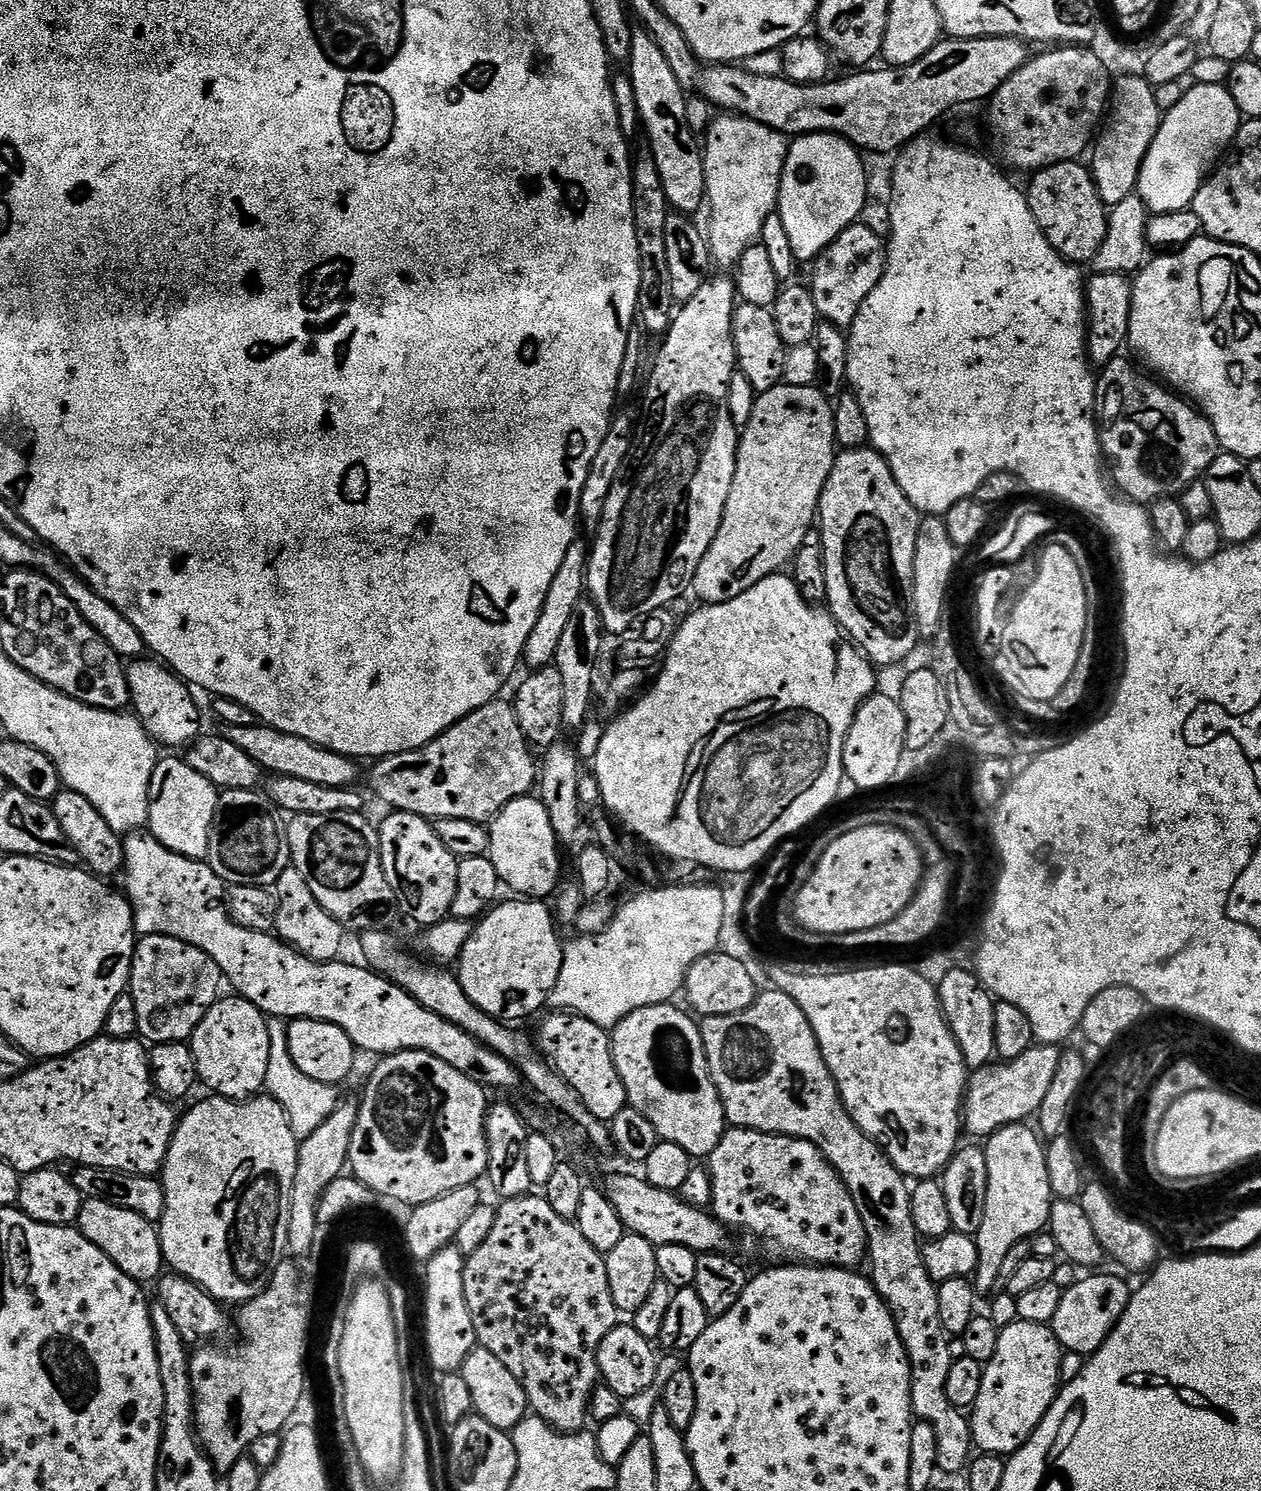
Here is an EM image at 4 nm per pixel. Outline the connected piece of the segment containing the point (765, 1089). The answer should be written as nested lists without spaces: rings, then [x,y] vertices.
[[[761,991],[756,1001],[738,1014],[706,1016],[699,1021],[708,1069],[724,1107],[724,1119],[733,1128],[749,1128],[755,1132],[771,1132],[774,1136],[792,1136],[795,1140],[810,1142],[832,1163],[832,1169],[840,1175],[846,1190],[854,1198],[854,1206],[858,1206],[864,1231],[868,1233],[866,1256],[870,1264],[872,1260],[870,1279],[890,1310],[908,1355],[915,1419],[934,1426],[934,1434],[938,1434],[937,1469],[941,1473],[963,1473],[974,1455],[972,1426],[969,1417],[961,1409],[950,1406],[950,1398],[946,1398],[946,1378],[953,1362],[950,1337],[938,1315],[938,1285],[926,1270],[922,1237],[916,1233],[914,1218],[910,1218],[912,1193],[909,1181],[888,1161],[885,1152],[850,1118],[834,1078],[822,1058],[818,1038],[810,1022],[806,1022],[806,1014],[802,1014],[798,1002],[794,1002],[790,994],[767,991]]]

